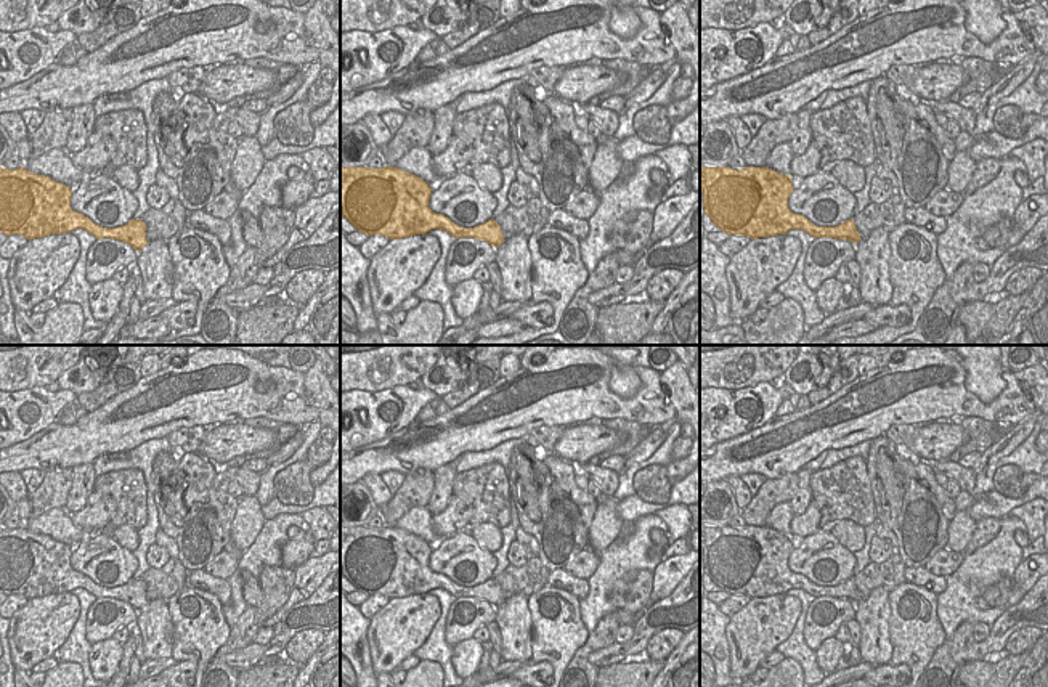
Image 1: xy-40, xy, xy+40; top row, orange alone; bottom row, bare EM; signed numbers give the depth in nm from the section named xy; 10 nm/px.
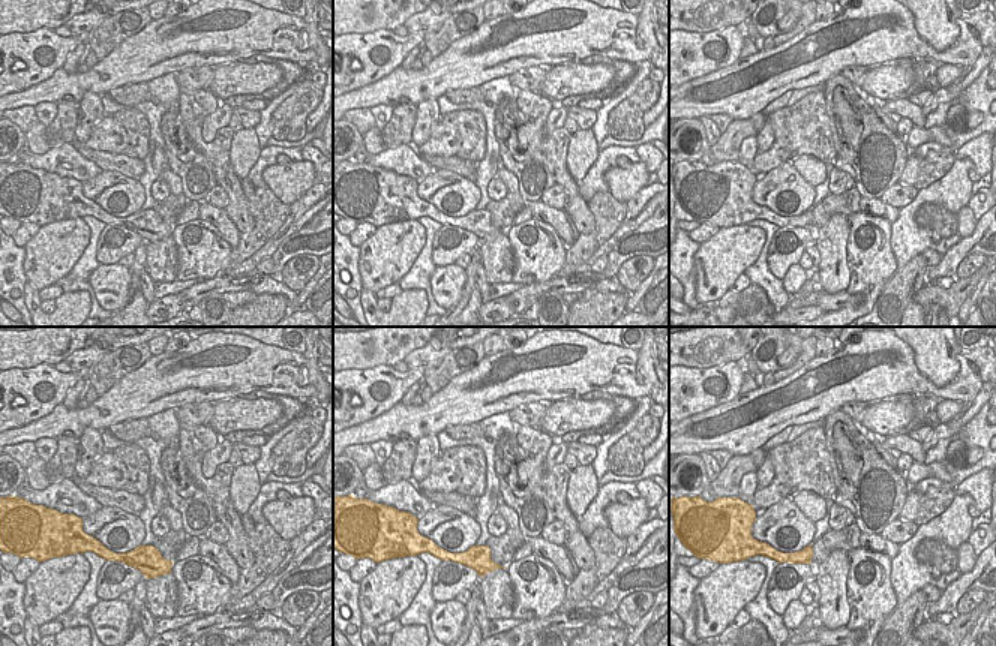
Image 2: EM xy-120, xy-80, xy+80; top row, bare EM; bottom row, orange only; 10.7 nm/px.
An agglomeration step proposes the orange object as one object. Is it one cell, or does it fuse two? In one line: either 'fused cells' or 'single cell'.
single cell

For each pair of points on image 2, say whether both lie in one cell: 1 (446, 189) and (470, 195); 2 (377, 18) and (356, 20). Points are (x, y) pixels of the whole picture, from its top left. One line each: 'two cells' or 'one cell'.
1: one cell
2: one cell

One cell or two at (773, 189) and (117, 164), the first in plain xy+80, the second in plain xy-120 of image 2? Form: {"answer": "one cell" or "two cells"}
{"answer": "two cells"}

